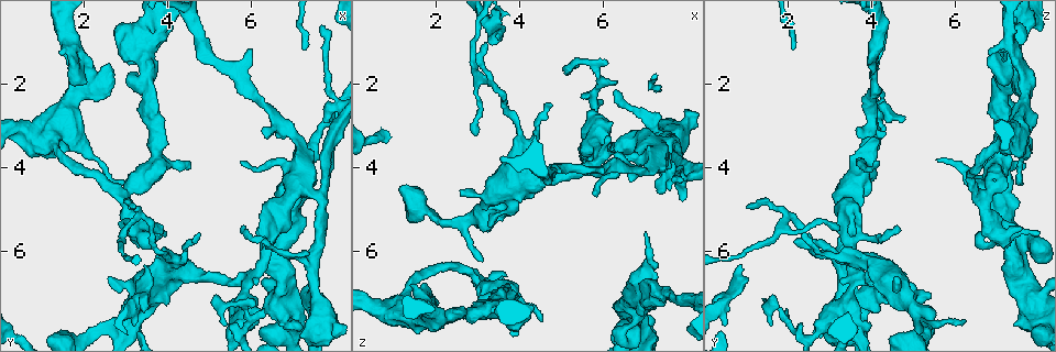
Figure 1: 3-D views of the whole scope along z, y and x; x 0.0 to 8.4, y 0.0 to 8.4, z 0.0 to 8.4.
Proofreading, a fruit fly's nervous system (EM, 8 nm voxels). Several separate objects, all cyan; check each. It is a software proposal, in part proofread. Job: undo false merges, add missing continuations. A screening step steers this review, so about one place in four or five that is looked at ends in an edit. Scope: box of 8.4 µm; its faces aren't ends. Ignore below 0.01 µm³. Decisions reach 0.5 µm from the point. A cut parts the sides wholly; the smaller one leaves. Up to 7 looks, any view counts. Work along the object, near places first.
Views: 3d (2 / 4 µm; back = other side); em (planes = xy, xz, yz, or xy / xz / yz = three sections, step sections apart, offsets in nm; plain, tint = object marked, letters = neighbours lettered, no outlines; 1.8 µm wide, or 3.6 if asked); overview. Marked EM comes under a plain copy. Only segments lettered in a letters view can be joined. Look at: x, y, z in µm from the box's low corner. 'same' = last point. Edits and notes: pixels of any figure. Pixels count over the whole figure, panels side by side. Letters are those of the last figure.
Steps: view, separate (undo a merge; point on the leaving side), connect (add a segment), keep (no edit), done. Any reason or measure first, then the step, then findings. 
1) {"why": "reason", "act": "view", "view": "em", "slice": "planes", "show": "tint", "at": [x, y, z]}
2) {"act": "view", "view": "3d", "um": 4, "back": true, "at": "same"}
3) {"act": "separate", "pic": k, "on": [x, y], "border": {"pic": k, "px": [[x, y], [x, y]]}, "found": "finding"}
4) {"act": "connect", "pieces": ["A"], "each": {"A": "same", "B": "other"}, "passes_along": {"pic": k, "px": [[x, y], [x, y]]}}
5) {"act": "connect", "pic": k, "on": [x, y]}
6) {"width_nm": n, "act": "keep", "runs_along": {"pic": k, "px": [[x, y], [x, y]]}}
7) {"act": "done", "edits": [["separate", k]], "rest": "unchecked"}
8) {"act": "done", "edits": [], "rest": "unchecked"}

{"why": "an open end", "act": "view", "view": "em", "slice": "xz", "step": 8, "show": "tint", "at": [6.95, 3.80, 5.60]}

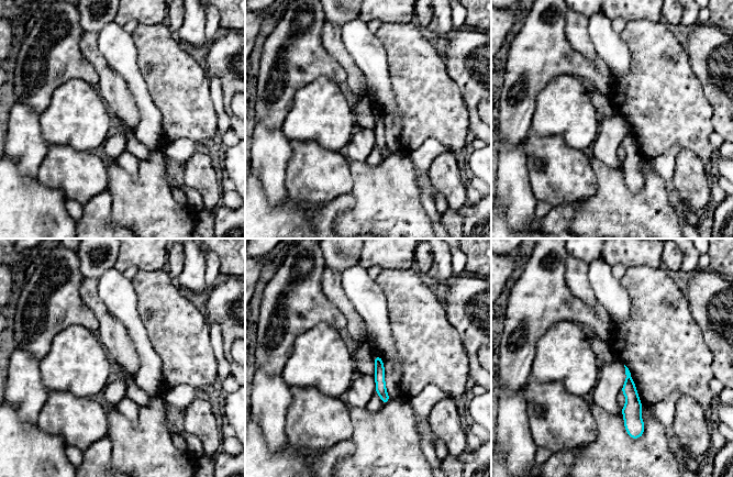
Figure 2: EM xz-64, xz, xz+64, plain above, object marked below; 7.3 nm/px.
{"why": "another direction", "act": "view", "view": "em", "slice": "planes", "show": "letters", "at": "same"}

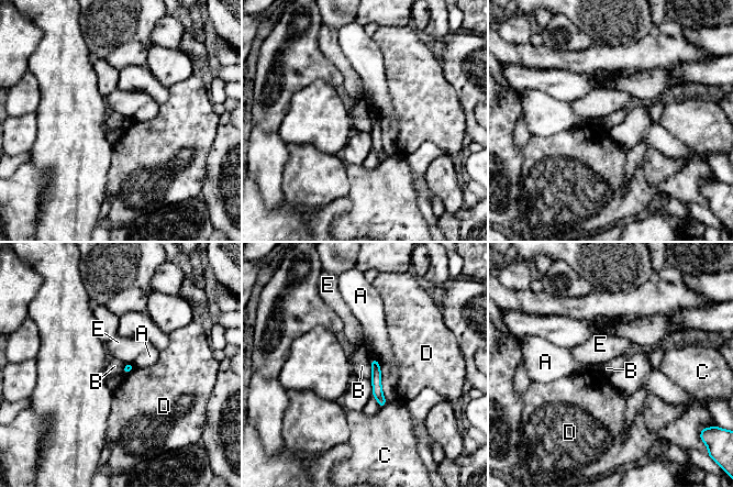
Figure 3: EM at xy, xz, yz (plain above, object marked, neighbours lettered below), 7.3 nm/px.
{"longest_contact_nm": ["A", 340], "act": "keep", "each": {"A": "other", "B": "other", "C": "other", "D": "other", "E": "other"}, "border": {"pic": 3, "px": [[369, 362], [370, 378]]}, "found": "none of them fits"}

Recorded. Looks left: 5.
{"why": "calibre changes", "act": "view", "view": "em", "um": 3.6, "slice": "planes", "show": "letters", "at": [6.70, 7.45, 7.75]}

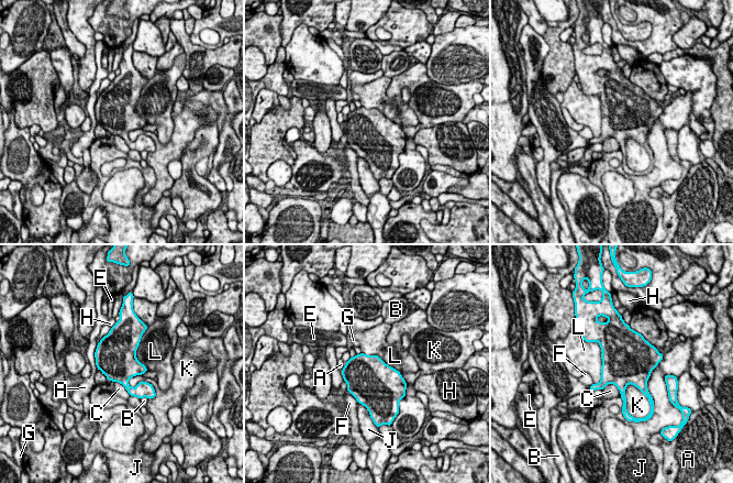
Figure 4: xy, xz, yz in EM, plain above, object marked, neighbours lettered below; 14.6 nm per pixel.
{"longest_contact_nm": ["L", 650], "act": "keep", "each": {"A": "other", "B": "other", "C": "other", "E": "other", "F": "other", "G": "other", "H": "other", "J": "other", "K": "other", "L": "other"}, "border": {"pic": 4, "px": [[128, 380], [154, 387]]}, "found": "one neuron here"}

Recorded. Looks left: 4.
{"why": "sharp bend", "act": "view", "view": "em", "um": 3.6, "slice": "planes", "show": "tint", "at": [1.25, 3.05, 7.35]}

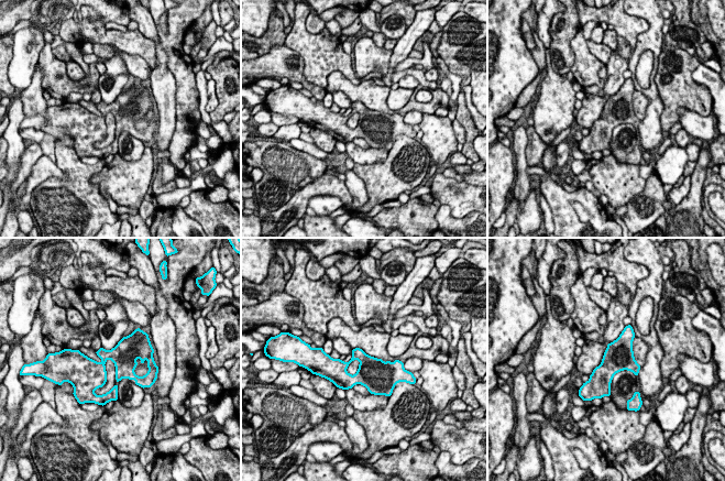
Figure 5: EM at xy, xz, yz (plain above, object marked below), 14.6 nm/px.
{"act": "view", "view": "em", "um": 3.6, "slice": "planes", "show": "letters", "at": "same"}

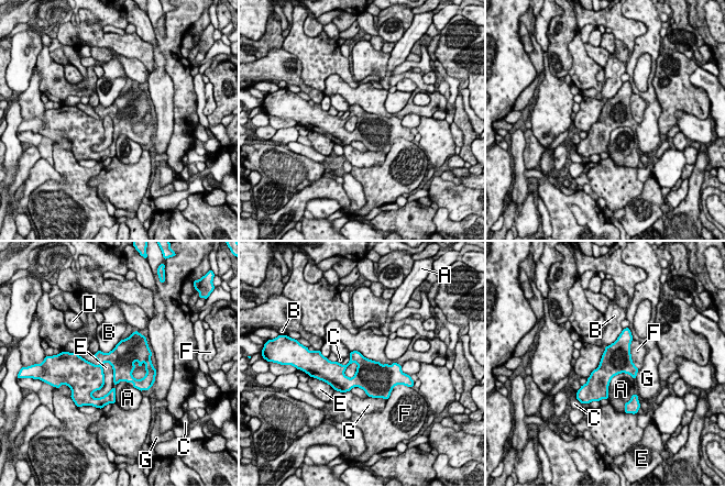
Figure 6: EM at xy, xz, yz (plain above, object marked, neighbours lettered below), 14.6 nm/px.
{"act": "keep", "each": {"A": "other", "B": "other", "C": "other", "D": "other", "E": "other", "F": "other", "G": "other"}, "border": {"pic": 6, "px": [[355, 362], [344, 371], [349, 378]]}, "found": "all the same neuron"}

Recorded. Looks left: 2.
{"act": "done", "edits": [], "rest": "unchecked"}

